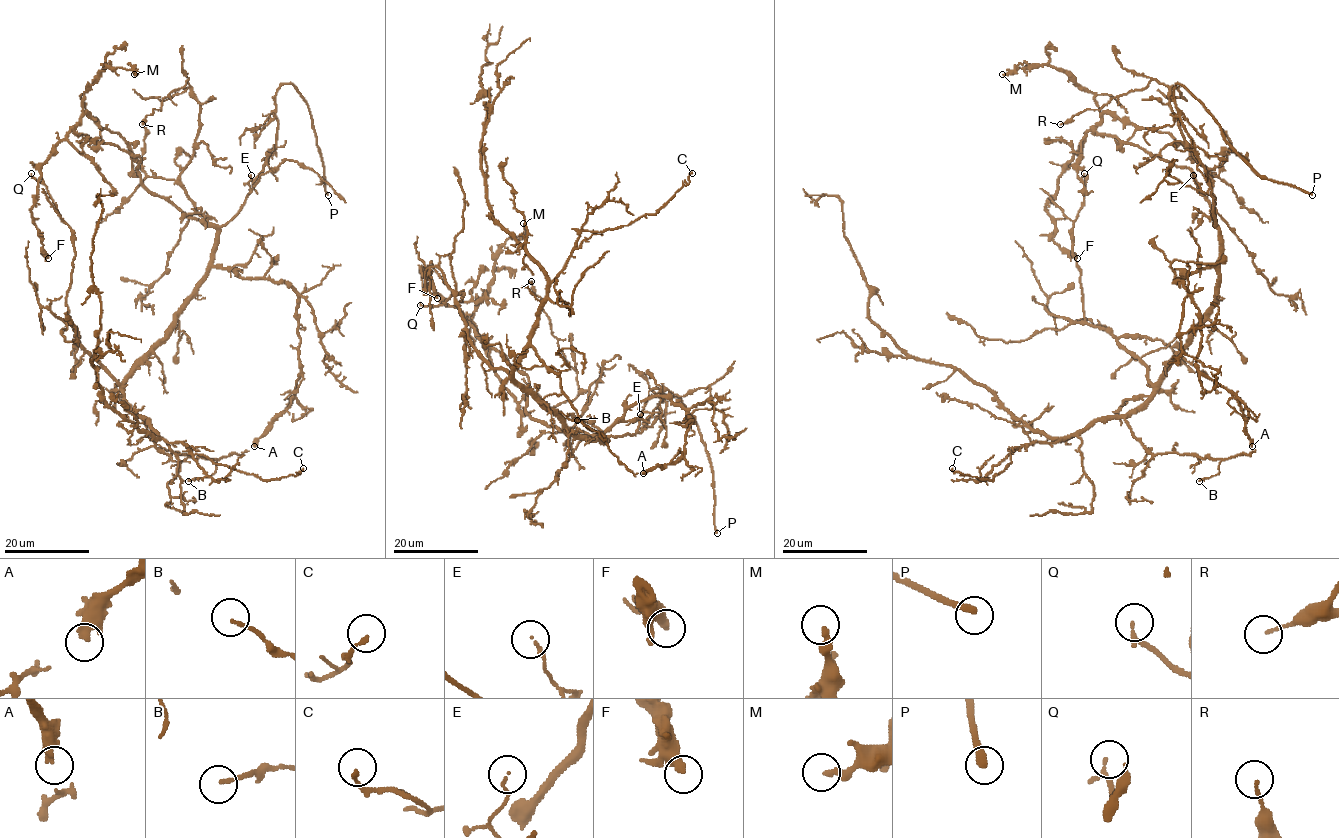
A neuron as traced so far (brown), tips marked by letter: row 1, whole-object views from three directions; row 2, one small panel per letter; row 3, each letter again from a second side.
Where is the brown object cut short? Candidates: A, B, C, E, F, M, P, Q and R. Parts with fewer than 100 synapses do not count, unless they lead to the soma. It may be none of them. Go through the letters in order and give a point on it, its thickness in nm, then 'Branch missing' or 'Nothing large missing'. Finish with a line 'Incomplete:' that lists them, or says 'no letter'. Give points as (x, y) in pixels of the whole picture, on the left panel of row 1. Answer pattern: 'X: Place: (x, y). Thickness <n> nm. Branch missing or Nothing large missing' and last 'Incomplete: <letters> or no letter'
A: Place: (254, 446). Thickness 340 nm. Nothing large missing
B: Place: (188, 481). Thickness 130 nm. Nothing large missing
C: Place: (303, 468). Thickness 150 nm. Nothing large missing
E: Place: (251, 175). Thickness 90 nm. Nothing large missing
F: Place: (48, 258). Thickness 380 nm. Nothing large missing
M: Place: (134, 74). Thickness 240 nm. Nothing large missing
P: Place: (328, 195). Thickness 320 nm. Branch missing
Q: Place: (31, 173). Thickness 180 nm. Nothing large missing
R: Place: (142, 124). Thickness 110 nm. Nothing large missing
Incomplete: P

